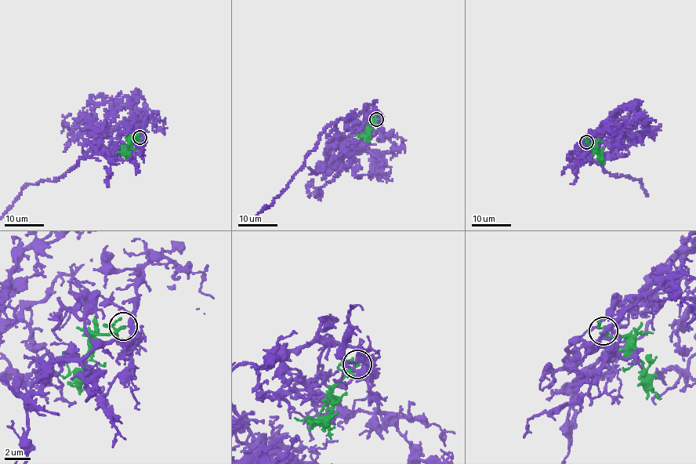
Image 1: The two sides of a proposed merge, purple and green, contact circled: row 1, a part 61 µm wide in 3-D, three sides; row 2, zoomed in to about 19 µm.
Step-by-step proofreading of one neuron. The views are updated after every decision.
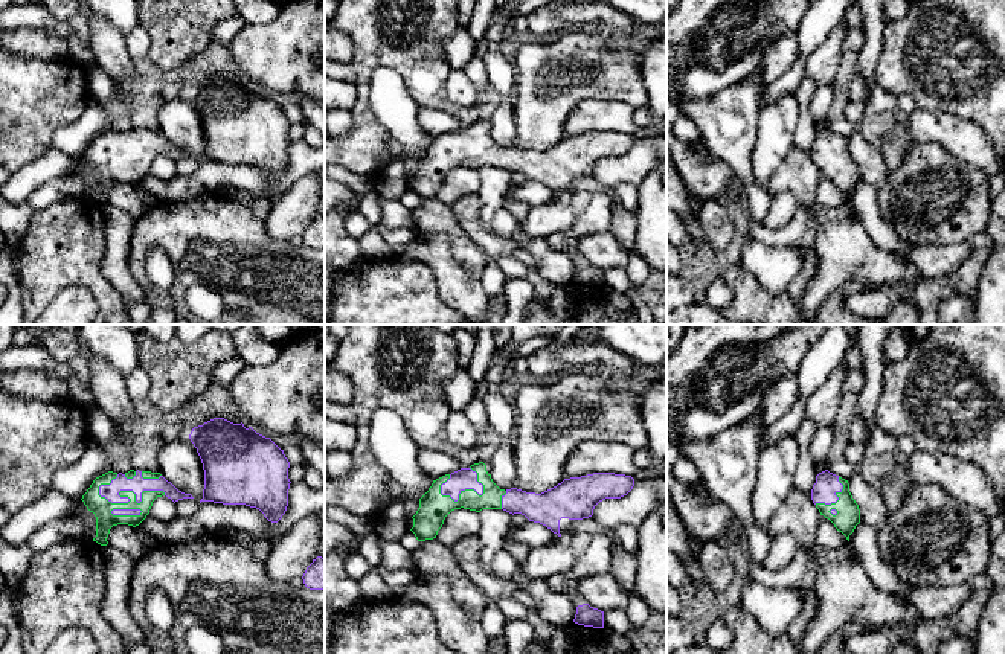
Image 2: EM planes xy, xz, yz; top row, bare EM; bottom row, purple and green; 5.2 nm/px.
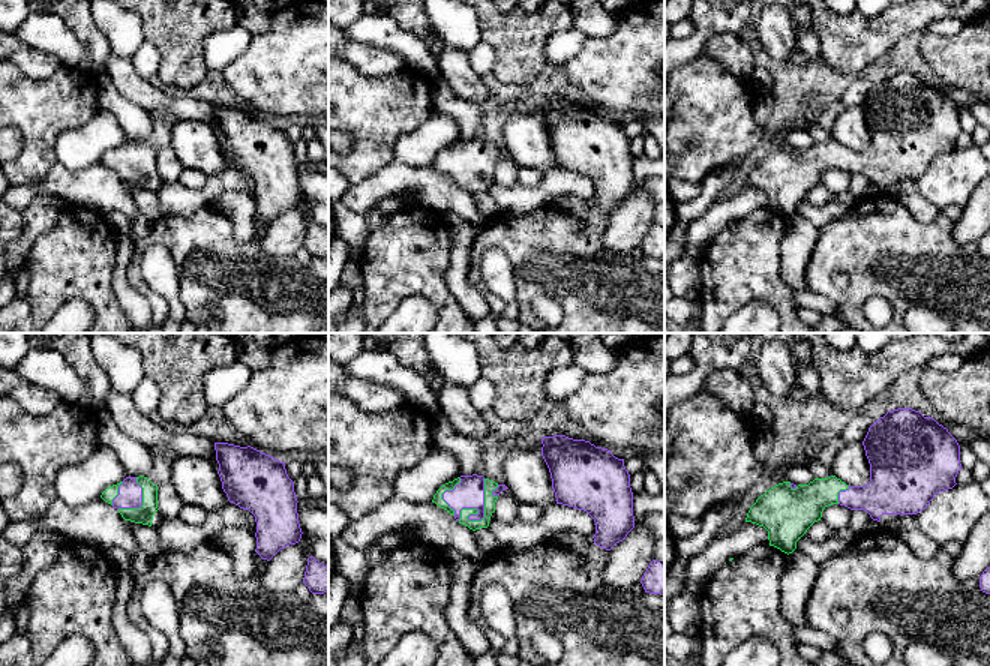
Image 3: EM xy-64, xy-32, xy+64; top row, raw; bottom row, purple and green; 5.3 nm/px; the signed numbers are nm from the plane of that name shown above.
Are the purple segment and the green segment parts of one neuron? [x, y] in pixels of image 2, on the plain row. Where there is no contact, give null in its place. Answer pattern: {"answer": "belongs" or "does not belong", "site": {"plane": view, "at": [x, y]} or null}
{"answer": "belongs", "site": {"plane": "xy", "at": [124, 148]}}

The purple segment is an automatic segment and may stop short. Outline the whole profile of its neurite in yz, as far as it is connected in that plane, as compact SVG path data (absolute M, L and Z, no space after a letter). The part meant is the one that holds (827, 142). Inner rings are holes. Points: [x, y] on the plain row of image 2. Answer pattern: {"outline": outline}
{"outline": "M828 128L819 131L811 148L811 159L820 174L828 177L849 200L849 194L860 181L860 168L849 151L848 139Z"}

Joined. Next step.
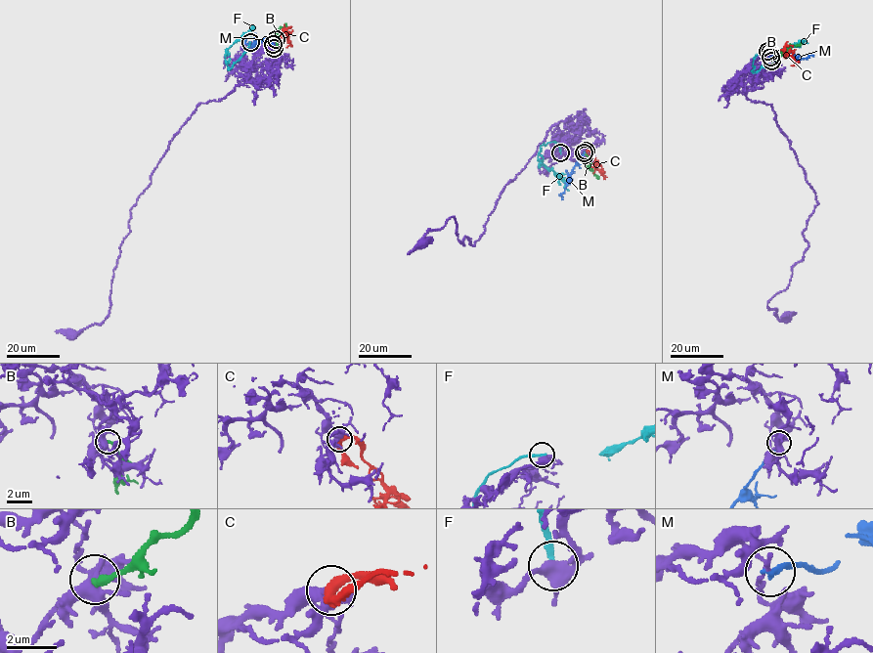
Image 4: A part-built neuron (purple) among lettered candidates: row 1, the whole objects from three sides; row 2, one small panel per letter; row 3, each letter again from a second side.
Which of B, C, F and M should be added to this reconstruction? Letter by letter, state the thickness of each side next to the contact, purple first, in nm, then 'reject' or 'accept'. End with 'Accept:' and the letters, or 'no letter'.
B: calibres 360 and 320 nm; accept
C: calibres 280 and 380 nm; accept
F: calibres 400 and 260 nm; reject
M: calibres 150 and 280 nm; reject
Accept: B, C

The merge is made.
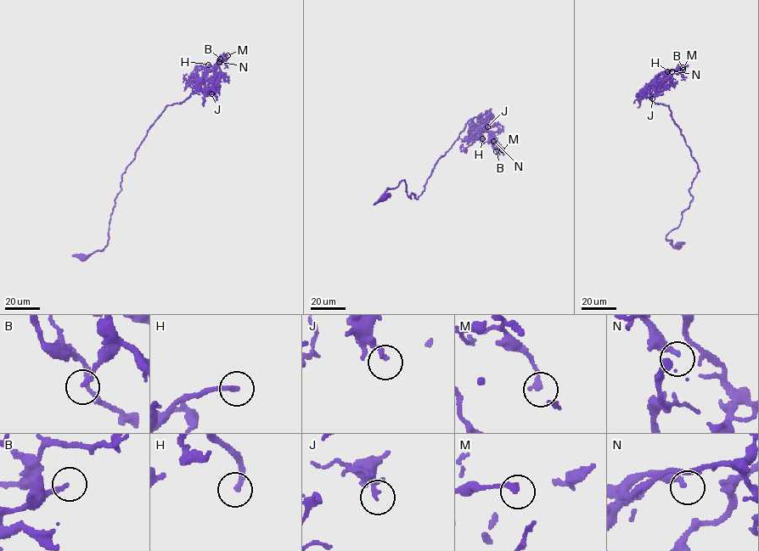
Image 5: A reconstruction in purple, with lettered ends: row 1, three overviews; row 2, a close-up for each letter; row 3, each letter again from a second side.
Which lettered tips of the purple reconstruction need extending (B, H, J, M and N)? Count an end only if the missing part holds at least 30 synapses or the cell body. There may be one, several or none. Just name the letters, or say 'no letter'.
H

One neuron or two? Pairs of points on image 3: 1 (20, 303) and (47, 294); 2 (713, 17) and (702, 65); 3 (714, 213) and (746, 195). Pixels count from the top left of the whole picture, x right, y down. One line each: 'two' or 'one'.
1: two
2: two
3: one

